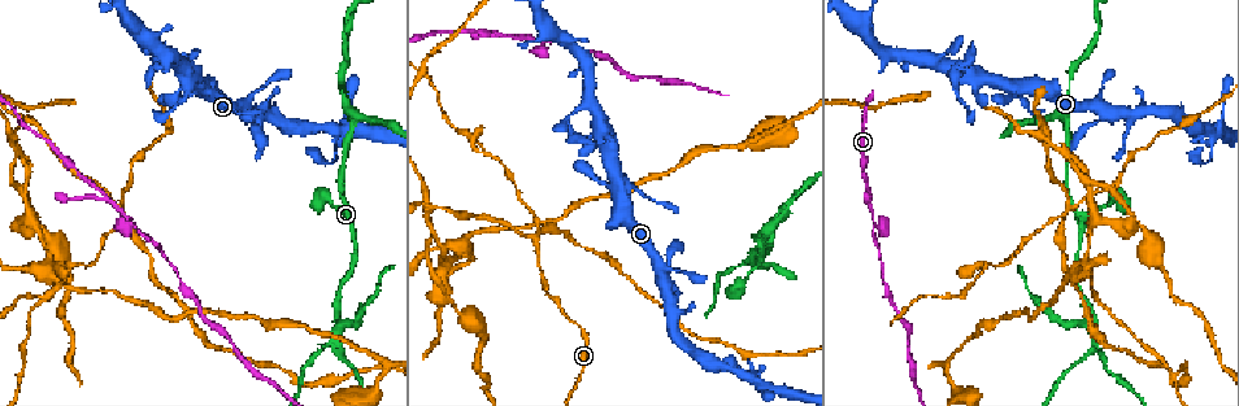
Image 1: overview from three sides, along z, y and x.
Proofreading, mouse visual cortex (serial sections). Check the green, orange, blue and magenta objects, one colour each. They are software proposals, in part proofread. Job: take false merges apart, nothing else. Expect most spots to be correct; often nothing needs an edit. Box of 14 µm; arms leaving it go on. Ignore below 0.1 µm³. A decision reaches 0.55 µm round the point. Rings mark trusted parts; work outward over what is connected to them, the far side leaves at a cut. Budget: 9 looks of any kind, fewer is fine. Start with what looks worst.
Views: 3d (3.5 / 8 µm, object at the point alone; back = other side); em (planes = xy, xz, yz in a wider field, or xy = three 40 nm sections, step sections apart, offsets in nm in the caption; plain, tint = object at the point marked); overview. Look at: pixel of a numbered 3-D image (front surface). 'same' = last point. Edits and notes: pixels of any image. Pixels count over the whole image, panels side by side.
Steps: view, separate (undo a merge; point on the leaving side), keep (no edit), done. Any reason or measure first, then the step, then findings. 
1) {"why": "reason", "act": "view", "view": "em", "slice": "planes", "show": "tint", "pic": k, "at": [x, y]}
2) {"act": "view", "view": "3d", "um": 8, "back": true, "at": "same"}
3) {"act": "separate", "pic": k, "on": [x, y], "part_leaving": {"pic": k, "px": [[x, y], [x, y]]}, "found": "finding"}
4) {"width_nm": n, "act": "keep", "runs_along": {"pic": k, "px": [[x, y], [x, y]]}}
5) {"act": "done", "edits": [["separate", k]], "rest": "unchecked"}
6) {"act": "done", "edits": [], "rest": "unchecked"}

{"why": "thin neck", "act": "view", "view": "3d", "um": 3.5, "pic": 1, "at": [338, 328]}

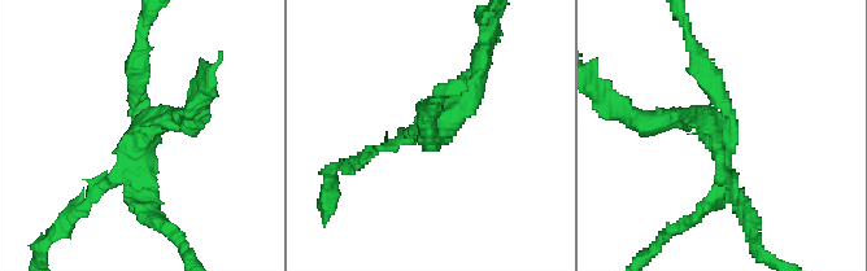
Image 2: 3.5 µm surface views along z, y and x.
{"arms": 4, "arm_widths_nm": [200, 200, 200, 250], "why": "need the tissue", "act": "view", "view": "em", "slice": "xy", "step": 5, "show": "tint", "pic": 2, "at": [146, 128]}

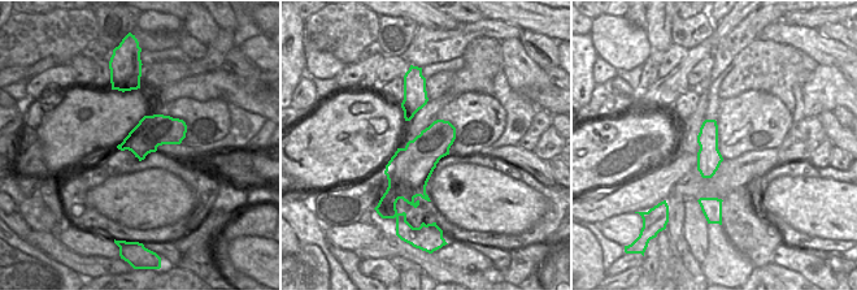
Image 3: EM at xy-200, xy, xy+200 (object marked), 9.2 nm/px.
{"why": "another direction", "act": "view", "view": "em", "slice": "xy", "step": 1, "show": "tint", "at": "same"}

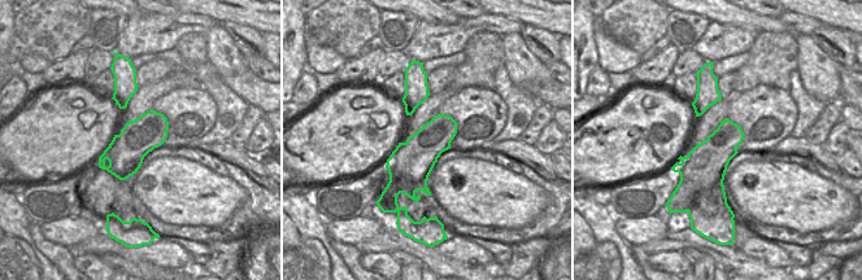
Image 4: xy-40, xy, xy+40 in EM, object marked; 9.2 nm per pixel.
{"act": "separate", "pic": 2, "on": [170, 121], "found": "a second cell is stuck on"}

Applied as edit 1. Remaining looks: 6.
{"act": "view", "view": "overview"}

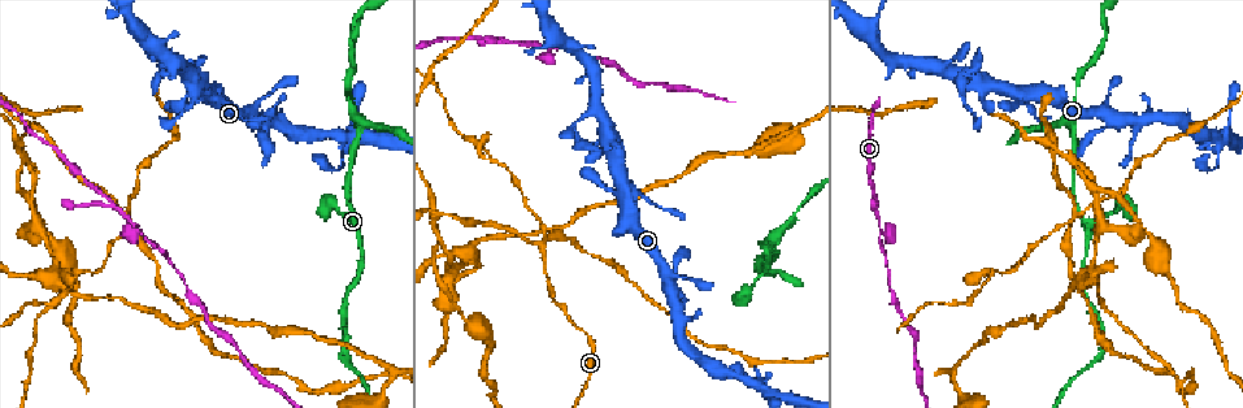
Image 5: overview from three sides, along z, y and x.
{"why": "sudden change in width", "act": "view", "view": "3d", "um": 8, "pic": 5, "at": [132, 222]}

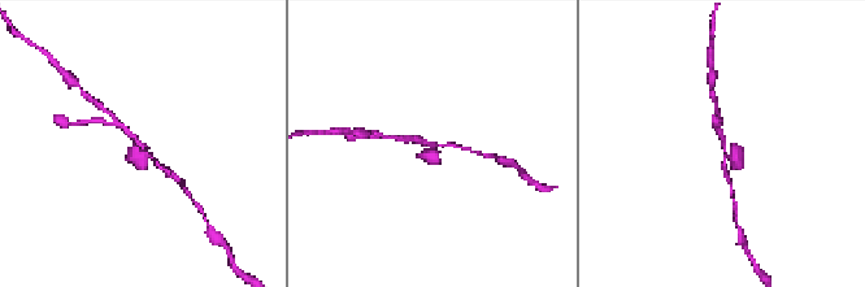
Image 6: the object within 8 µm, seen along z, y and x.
{"act": "view", "view": "em", "slice": "xy", "step": 5, "show": "tint", "pic": 6, "at": [144, 145]}

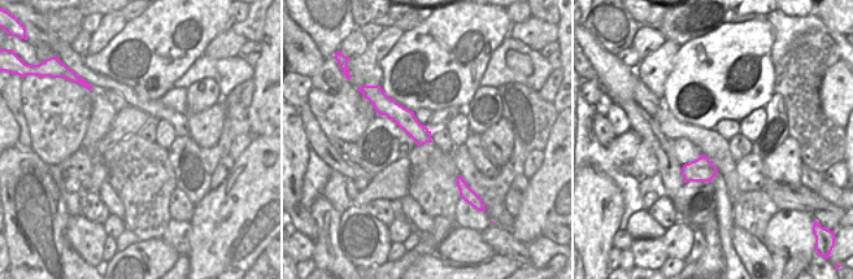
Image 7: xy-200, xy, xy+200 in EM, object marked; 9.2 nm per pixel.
{"act": "keep", "runs_along": {"pic": 7, "px": [[379, 108], [392, 109], [427, 139]]}, "found": "continuous, no second cell"}

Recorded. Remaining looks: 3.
{"why": "three arms meet", "act": "view", "view": "3d", "um": 3.5, "pic": 5, "at": [775, 238]}

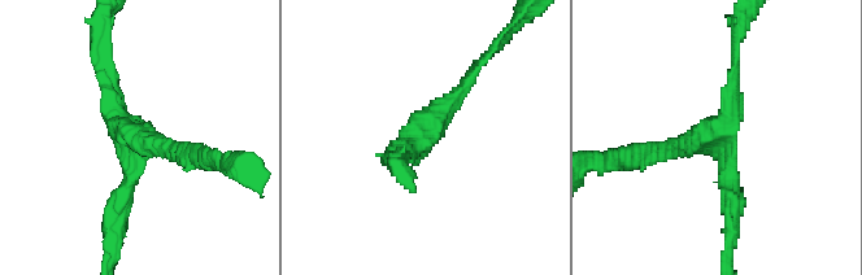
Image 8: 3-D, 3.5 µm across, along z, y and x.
{"arms": 3, "arm_widths_nm": [200, 250, 250], "why": "need the tissue", "act": "view", "view": "em", "slice": "xy", "step": 1, "show": "tint", "pic": 8, "at": [131, 153]}

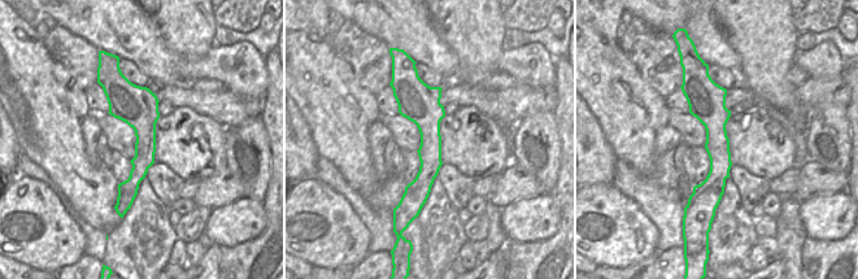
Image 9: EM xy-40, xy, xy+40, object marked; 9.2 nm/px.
{"act": "view", "view": "em", "slice": "xy", "step": 2, "show": "tint", "at": "same"}

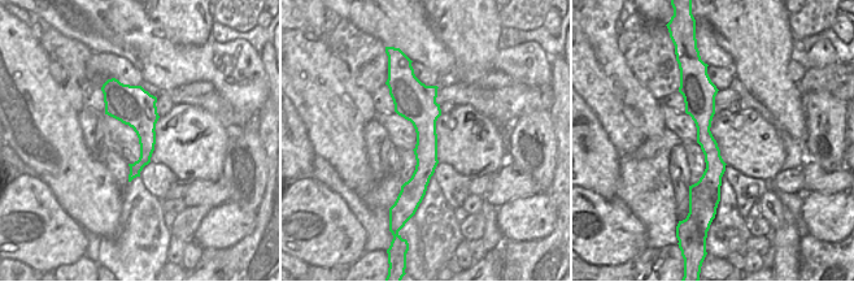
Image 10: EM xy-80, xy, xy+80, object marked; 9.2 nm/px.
{"act": "keep", "found": "all the same cell"}

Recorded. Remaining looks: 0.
{"act": "done", "edits": [["separate", 2]], "rest": "unchecked"}

